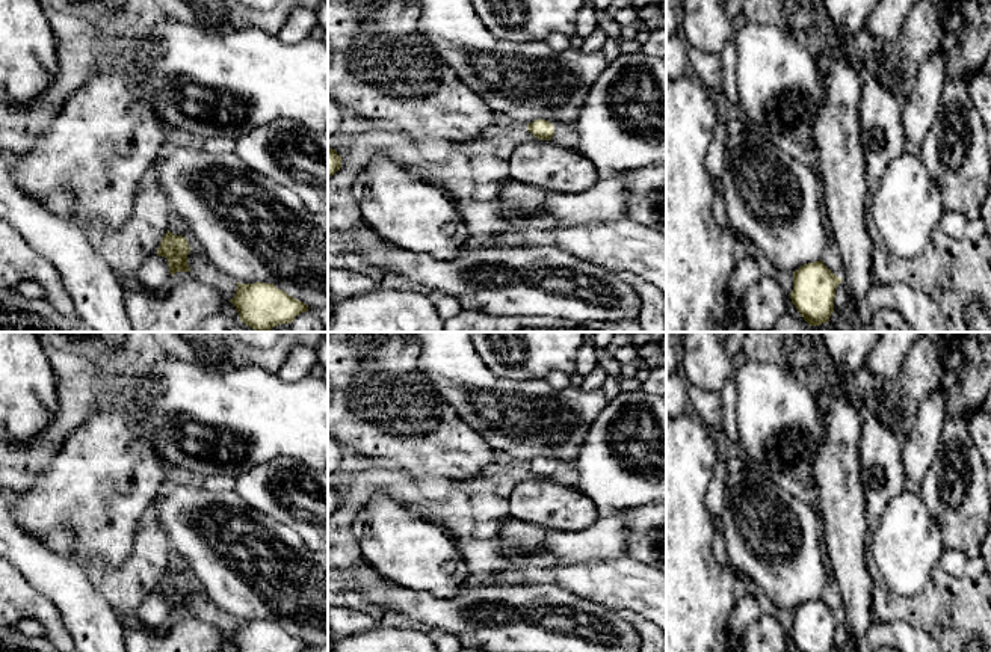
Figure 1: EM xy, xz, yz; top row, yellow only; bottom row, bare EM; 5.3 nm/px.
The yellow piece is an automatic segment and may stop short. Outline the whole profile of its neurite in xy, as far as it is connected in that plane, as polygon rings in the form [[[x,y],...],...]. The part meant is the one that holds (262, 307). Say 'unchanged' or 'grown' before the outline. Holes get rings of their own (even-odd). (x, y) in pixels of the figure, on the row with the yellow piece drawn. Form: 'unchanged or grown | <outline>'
unchanged | [[[237,282],[236,294],[228,302],[236,306],[240,321],[255,332],[269,332],[278,324],[292,323],[296,315],[308,311],[307,303],[266,282]]]

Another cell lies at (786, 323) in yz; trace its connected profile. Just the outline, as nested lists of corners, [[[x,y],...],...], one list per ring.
[[[786,312],[764,332],[811,332],[811,326],[805,320]]]

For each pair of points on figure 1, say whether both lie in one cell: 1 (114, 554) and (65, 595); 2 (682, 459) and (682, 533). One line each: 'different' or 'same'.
1: different
2: same

